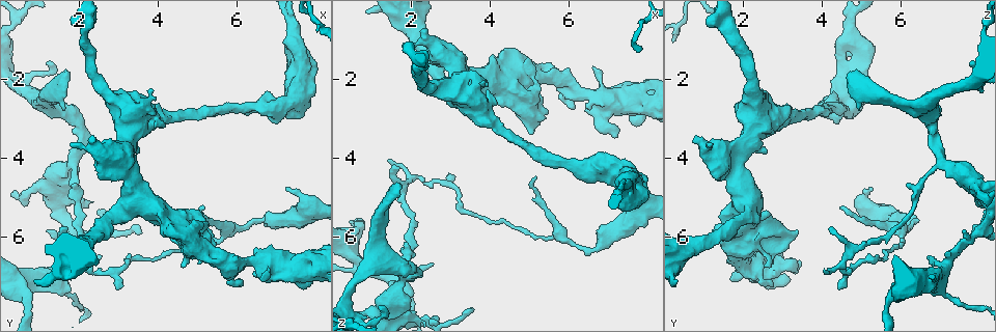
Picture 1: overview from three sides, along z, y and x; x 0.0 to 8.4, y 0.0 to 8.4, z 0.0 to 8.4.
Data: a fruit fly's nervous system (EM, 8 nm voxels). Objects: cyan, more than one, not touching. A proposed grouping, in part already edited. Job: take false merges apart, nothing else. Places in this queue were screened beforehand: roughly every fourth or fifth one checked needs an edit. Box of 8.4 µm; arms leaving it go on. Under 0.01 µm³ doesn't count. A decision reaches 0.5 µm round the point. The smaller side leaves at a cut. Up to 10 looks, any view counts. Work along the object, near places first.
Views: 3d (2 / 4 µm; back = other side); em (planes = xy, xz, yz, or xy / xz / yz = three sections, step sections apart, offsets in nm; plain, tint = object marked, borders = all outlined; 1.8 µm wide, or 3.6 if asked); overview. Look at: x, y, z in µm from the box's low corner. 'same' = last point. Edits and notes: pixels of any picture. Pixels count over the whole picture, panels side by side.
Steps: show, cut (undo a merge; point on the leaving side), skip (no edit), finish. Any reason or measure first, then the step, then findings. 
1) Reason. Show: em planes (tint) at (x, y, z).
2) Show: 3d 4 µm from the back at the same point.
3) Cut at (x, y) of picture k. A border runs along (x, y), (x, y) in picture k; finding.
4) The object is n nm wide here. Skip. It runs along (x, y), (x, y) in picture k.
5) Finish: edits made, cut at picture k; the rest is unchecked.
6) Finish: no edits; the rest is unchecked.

Show: em yz step 4 (tint) at (3.20, 3.95, 1.75).

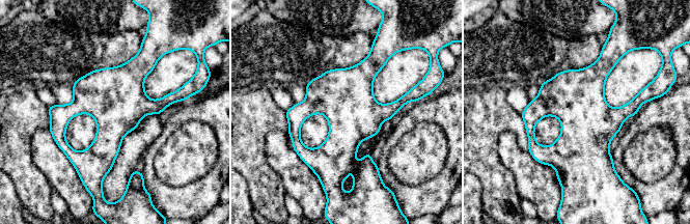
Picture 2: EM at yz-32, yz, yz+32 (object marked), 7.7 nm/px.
Cut it another way. Show: em planes (tint) at the same point.

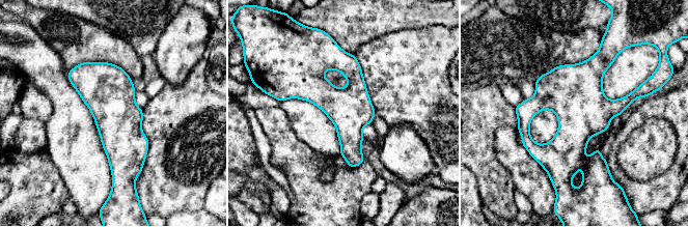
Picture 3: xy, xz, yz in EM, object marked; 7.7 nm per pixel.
Skip. It runs along (332, 50), (353, 73), (355, 164) in picture 3; one neuron here.

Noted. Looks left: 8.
Calibre changes. Show: 3d 2 µm from the back at (1.90, 7.55, 7.20).

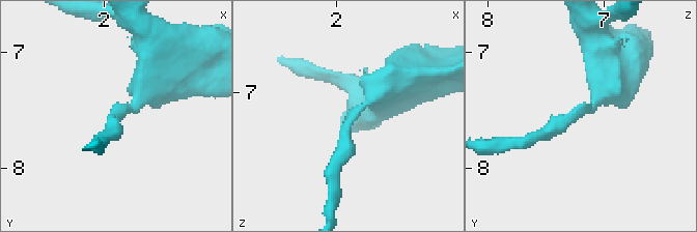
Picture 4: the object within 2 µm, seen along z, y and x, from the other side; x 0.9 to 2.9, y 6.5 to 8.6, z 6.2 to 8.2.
Show: em xz step 4 (tint) at (1.84, 7.50, 7.22).

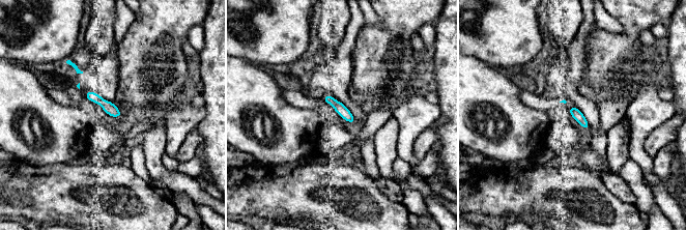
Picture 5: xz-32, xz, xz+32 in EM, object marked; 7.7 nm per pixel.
Show: em planes (tint) at the same point.

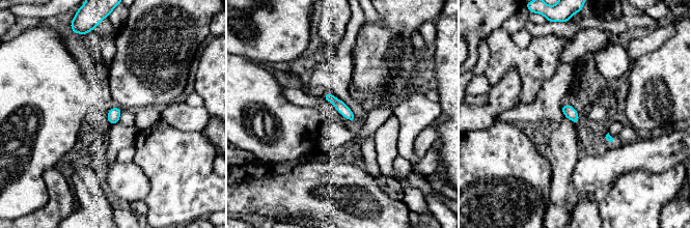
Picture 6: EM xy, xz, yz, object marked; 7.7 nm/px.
Skip. Continuous, no second neuron.

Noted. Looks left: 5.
Looks like a crossing. Show: 3d 2 µm at (4.70, 5.90, 1.90).

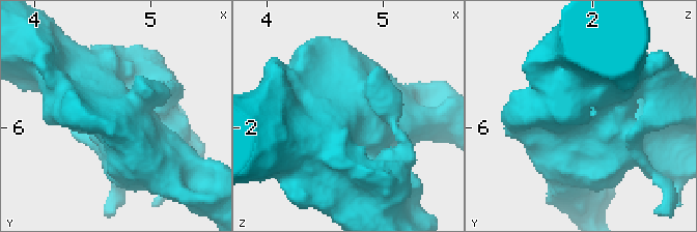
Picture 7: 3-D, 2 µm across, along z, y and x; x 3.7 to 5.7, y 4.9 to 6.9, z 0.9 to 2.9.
Need the tissue. Show: em xy step 16 (plain) at (4.70, 5.88, 1.90).

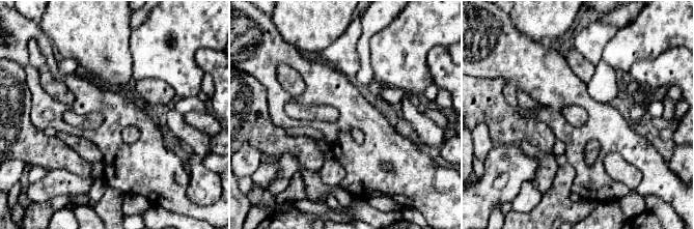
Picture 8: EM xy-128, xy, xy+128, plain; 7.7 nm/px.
Show: em xy step 16 (tint) at the same point.

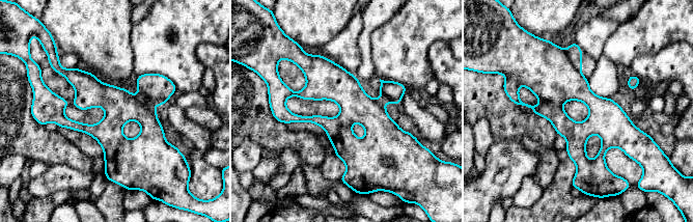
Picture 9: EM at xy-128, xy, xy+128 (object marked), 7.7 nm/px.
Cut at (574, 52) of picture 9. A border runs along (564, 51), (570, 61), (580, 73) in picture 9; two neurons meet here.

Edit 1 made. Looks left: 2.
Four arms meet. Show: em planes (tint) at (6.90, 6.65, 2.80).

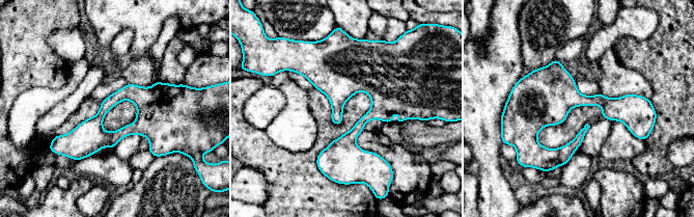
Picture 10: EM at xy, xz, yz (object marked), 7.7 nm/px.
The object is 100 nm wide here. Skip. One neuron here.

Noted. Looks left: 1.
Finish: edits made, cut at picture 9; the rest is unchecked.

